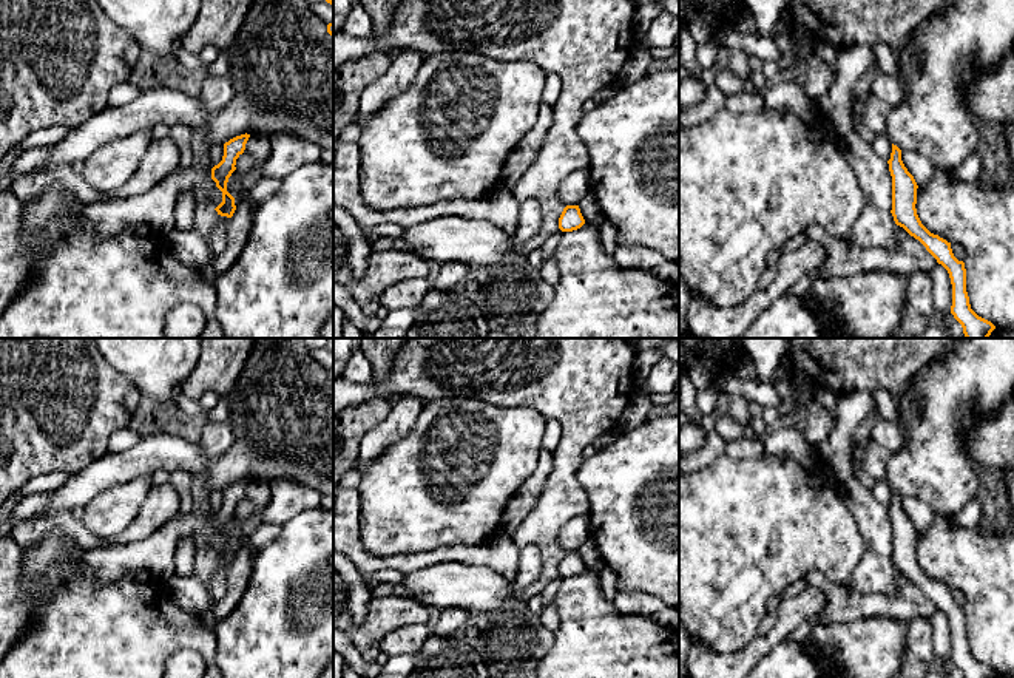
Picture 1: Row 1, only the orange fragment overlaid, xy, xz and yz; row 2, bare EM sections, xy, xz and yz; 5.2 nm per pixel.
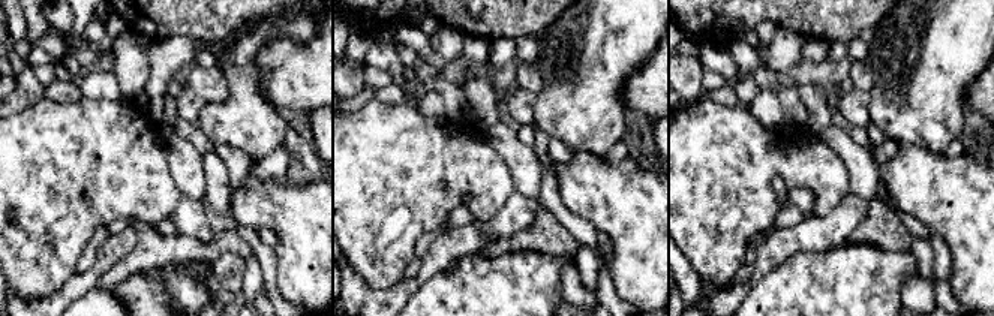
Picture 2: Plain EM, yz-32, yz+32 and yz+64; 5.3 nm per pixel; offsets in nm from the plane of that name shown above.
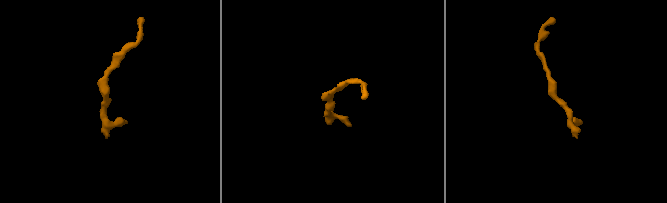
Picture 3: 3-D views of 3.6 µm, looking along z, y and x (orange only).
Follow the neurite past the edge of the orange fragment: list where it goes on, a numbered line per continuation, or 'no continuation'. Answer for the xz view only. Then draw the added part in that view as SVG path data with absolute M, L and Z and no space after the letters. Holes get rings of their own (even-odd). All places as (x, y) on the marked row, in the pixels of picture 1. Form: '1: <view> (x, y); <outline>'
no continuation

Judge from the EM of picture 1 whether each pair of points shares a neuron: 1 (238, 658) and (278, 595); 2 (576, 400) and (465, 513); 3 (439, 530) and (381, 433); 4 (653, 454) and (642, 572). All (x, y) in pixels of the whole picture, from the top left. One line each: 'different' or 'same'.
1: same
2: different
3: different
4: same

